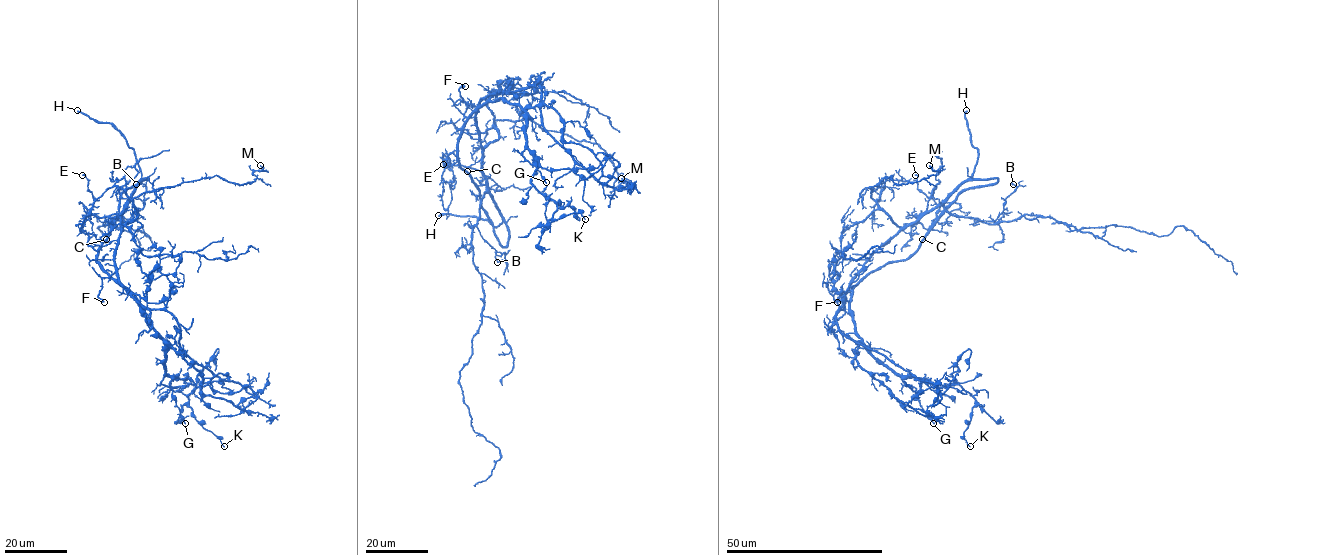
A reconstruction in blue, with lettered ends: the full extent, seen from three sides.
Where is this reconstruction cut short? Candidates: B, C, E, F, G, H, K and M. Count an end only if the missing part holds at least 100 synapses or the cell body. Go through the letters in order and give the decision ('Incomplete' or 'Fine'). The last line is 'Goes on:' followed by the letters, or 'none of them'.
B: Fine
C: Fine
E: Fine
F: Fine
G: Fine
H: Incomplete
K: Fine
M: Fine
Goes on: H

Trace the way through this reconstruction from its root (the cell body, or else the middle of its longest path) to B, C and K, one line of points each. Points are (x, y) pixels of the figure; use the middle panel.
B: (482, 166), (487, 187), (476, 226), (484, 239), (498, 252), (505, 253), (506, 265), (502, 260), (497, 262)
C: (482, 166), (476, 114), (480, 102), (489, 96), (472, 114), (458, 141), (458, 161), (467, 171)
K: (482, 166), (476, 107), (489, 96), (516, 103), (538, 164), (531, 182), (557, 207), (549, 223), (585, 219)

